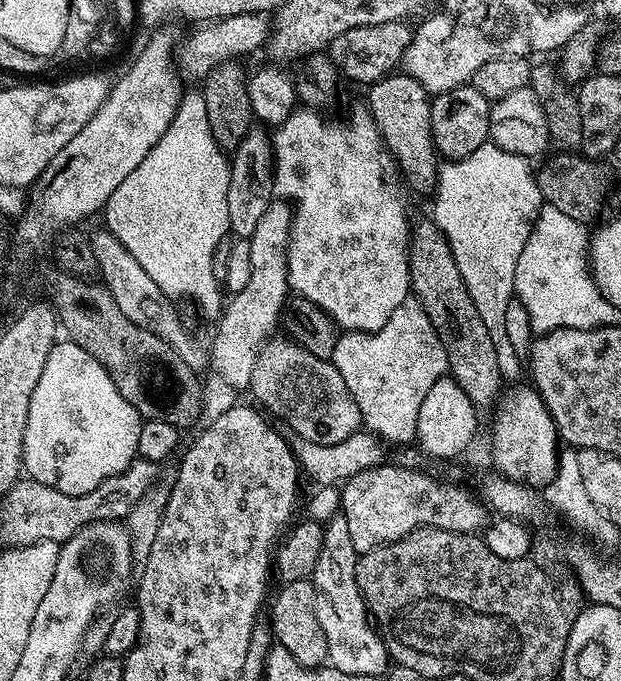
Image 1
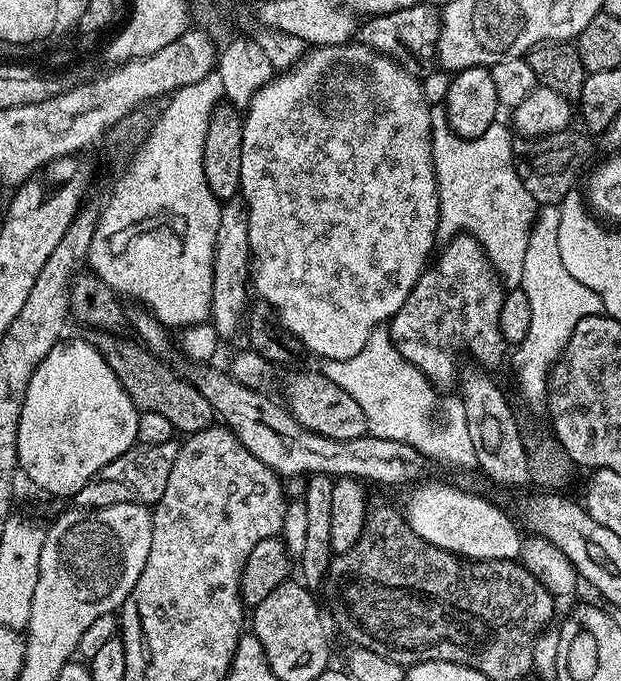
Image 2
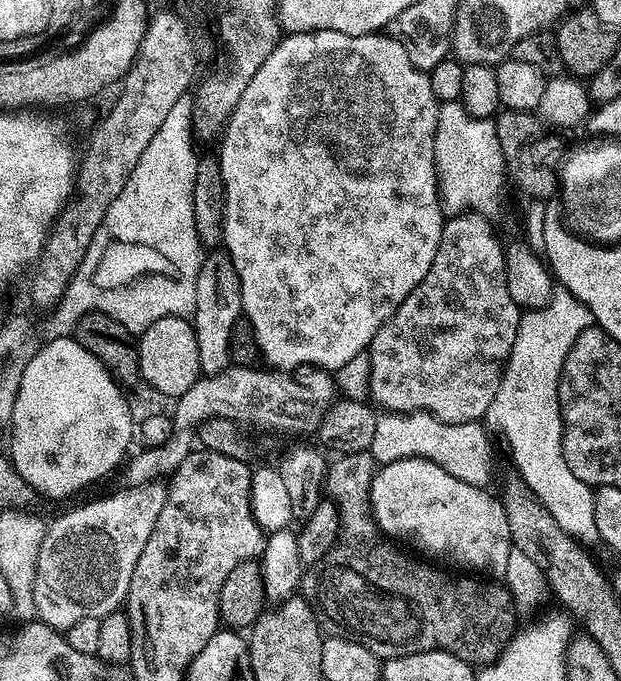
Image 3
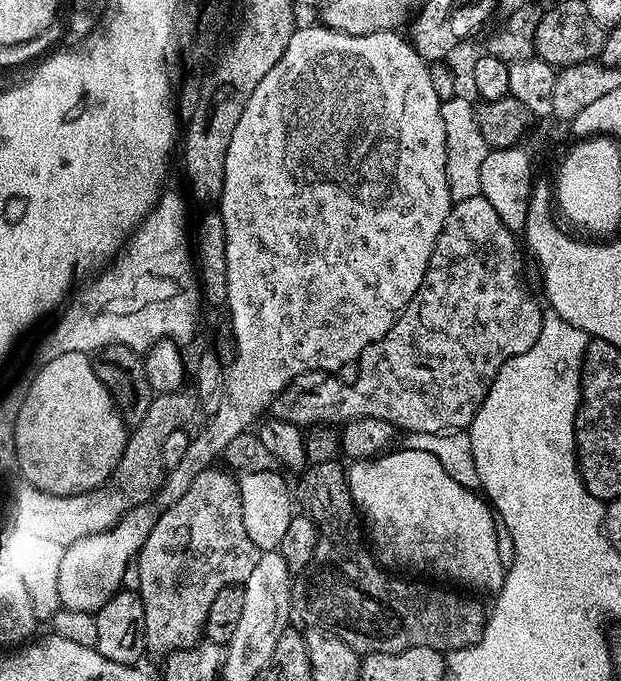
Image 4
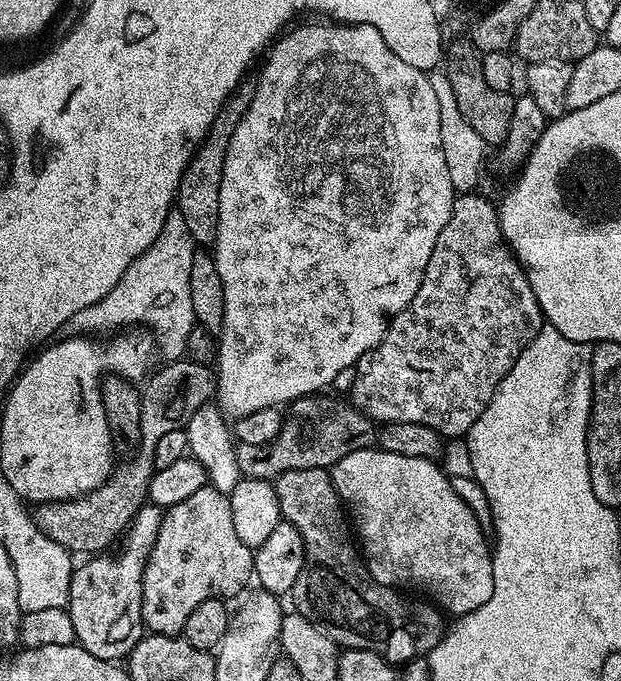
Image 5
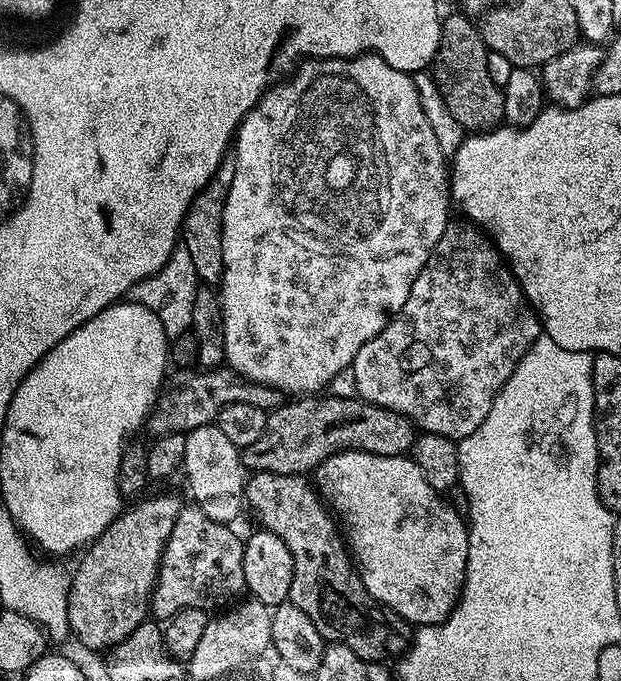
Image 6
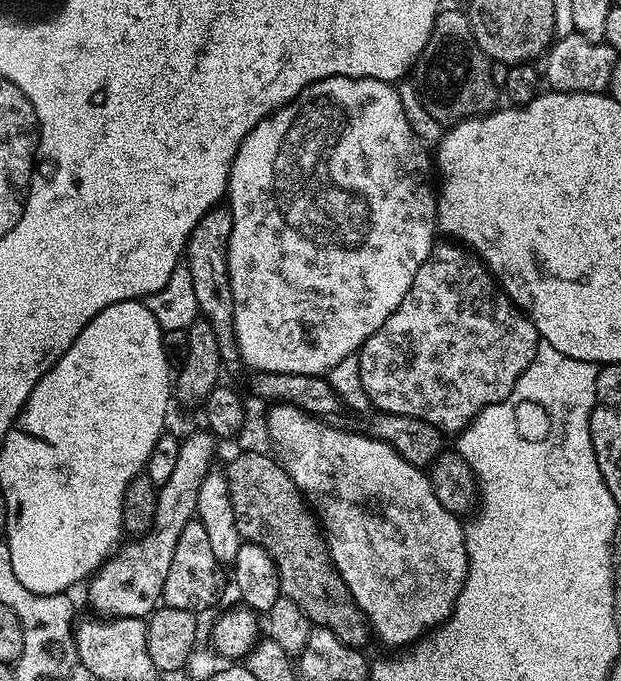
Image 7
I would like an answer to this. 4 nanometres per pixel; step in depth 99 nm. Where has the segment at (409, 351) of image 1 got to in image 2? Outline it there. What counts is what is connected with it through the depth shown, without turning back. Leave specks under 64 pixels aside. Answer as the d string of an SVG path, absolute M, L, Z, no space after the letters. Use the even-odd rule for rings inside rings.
M387 327L377 328L366 342L366 346L362 346L362 350L354 354L354 358L323 361L322 371L330 378L330 382L342 386L342 390L346 390L346 394L350 394L350 398L354 398L354 402L362 406L362 414L366 414L368 432L371 435L388 438L390 442L402 442L406 446L414 446L414 450L421 452L429 461L445 460L448 464L456 464L459 460L469 459L470 447L466 432L459 427L458 429L439 428L436 425L432 411L436 408L437 389L432 381L427 380L422 374L422 370L418 370L410 362L406 362L406 358L402 358L402 354L392 342Z

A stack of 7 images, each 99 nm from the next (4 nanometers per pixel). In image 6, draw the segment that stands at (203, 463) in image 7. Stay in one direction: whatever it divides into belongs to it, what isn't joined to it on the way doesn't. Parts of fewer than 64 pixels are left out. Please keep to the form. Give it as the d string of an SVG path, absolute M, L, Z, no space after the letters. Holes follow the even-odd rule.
M168 492L147 496L137 499L131 505L133 508L125 507L106 526L104 533L88 545L76 573L70 576L71 635L88 648L110 650L149 619L152 588L156 585L164 544L170 538L170 530L174 530L174 522L178 522L182 501Z

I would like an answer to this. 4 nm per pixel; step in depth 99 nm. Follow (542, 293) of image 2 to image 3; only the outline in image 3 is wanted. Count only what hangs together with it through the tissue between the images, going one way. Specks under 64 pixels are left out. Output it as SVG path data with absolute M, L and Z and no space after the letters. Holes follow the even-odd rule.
M567 290L557 291L541 308L525 311L520 318L518 338L500 379L498 394L494 394L486 417L487 427L493 433L504 435L522 484L540 500L562 530L584 546L600 540L594 518L596 497L590 485L578 479L570 466L566 466L560 375L578 334L593 324L589 308Z

